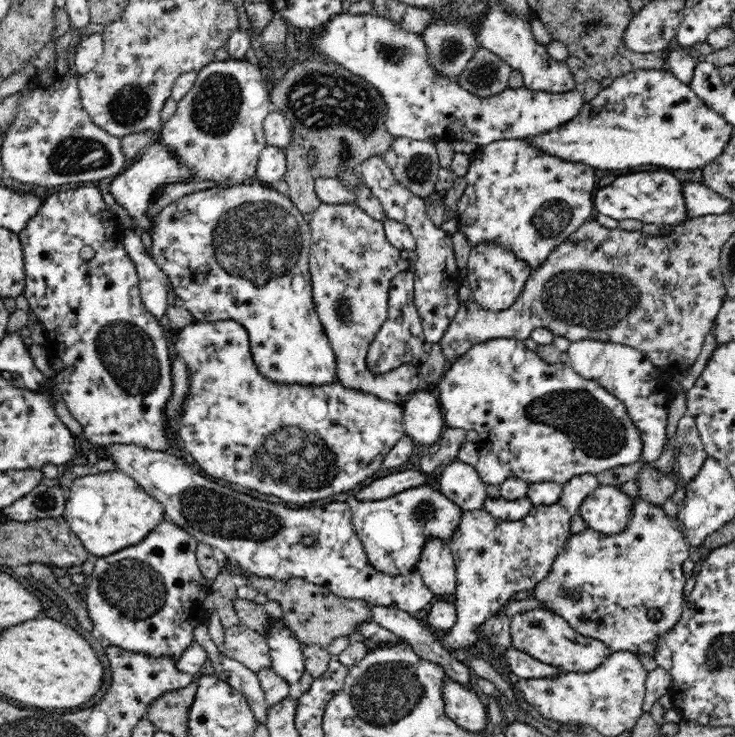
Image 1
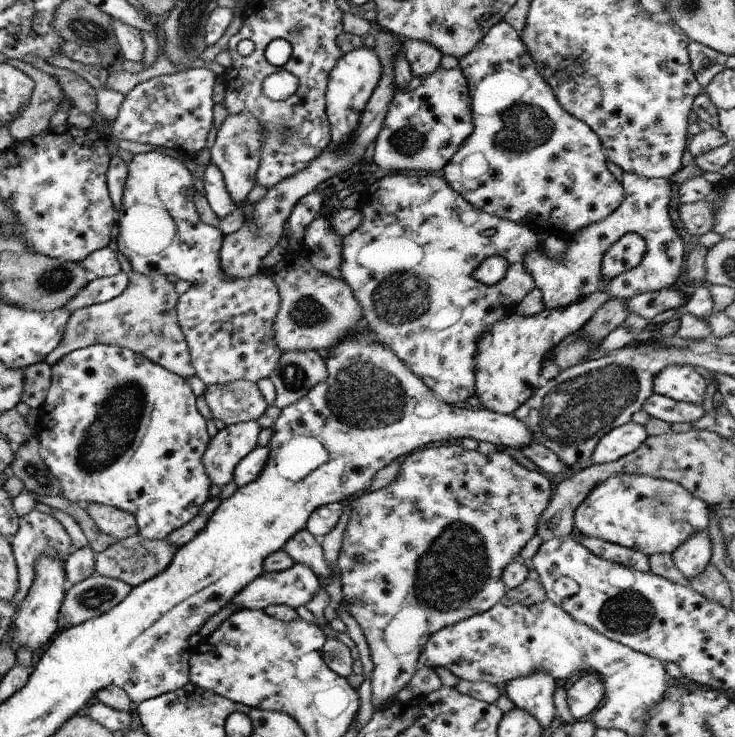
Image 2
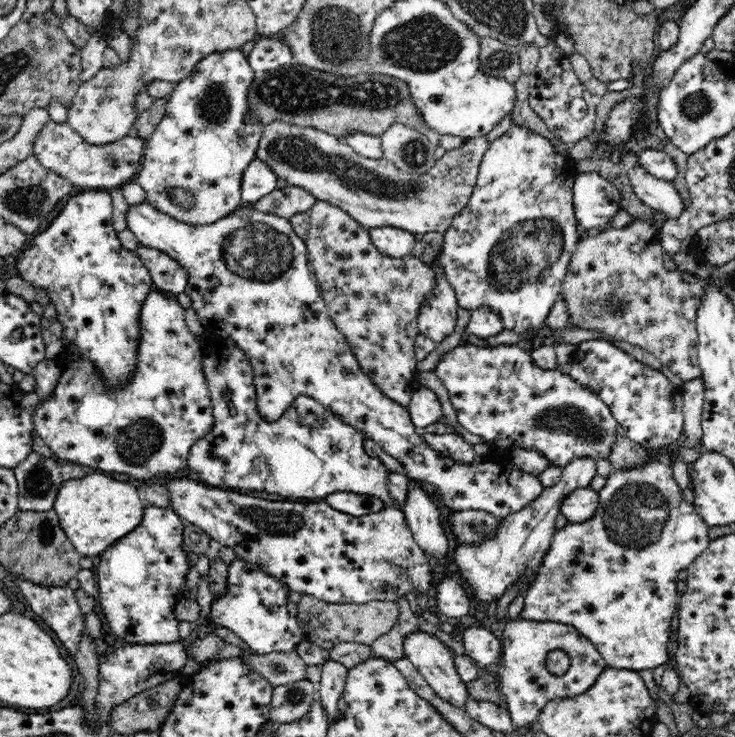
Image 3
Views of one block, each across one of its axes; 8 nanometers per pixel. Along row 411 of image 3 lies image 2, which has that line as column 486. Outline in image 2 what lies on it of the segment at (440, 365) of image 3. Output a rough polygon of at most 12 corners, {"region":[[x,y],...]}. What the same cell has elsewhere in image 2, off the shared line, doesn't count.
{"region":[[505,450],[409,453],[345,503],[379,710],[489,610],[552,495]]}

